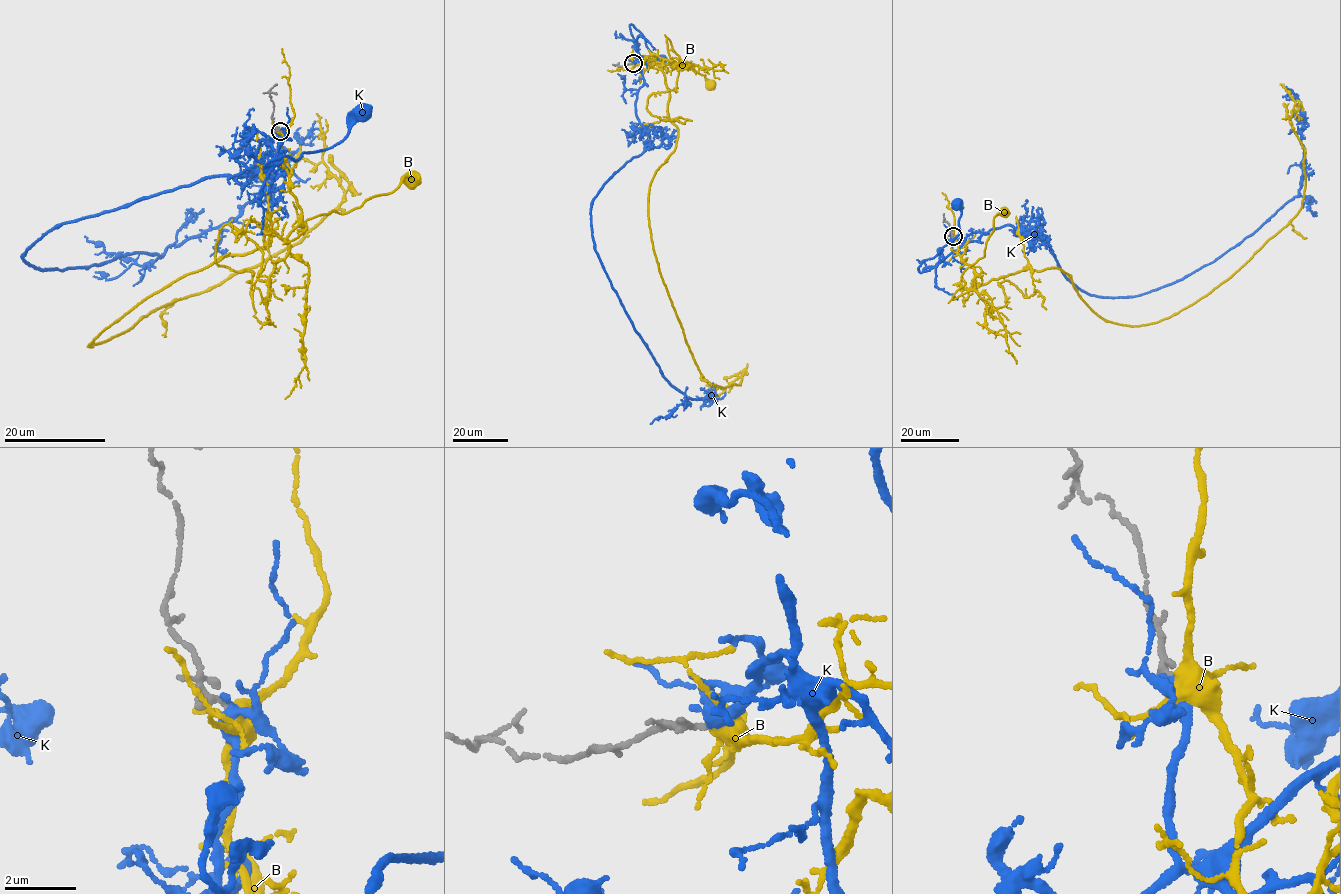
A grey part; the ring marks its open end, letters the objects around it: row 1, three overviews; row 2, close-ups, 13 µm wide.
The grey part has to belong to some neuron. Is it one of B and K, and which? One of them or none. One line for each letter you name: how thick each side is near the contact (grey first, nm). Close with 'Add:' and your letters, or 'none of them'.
K: calibres 140 and 360 nm
Add: K

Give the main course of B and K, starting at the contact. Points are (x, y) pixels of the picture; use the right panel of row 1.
B: (953, 236), (971, 289), (1056, 268), (1104, 319), (1169, 318), (1302, 207), (1306, 155), (1280, 84)
K: (953, 236), (1038, 231), (1105, 298), (1173, 283), (1298, 195), (1286, 100)

